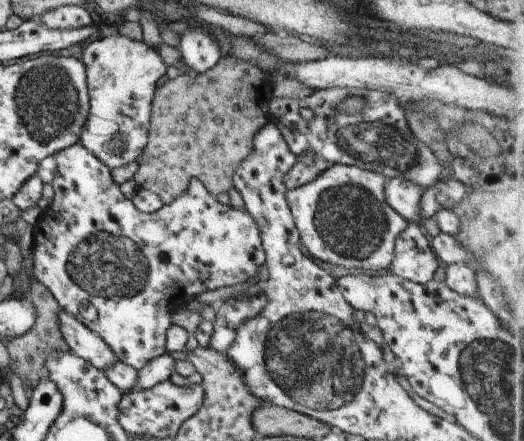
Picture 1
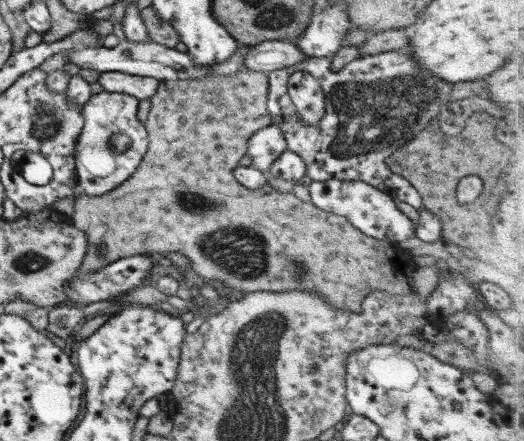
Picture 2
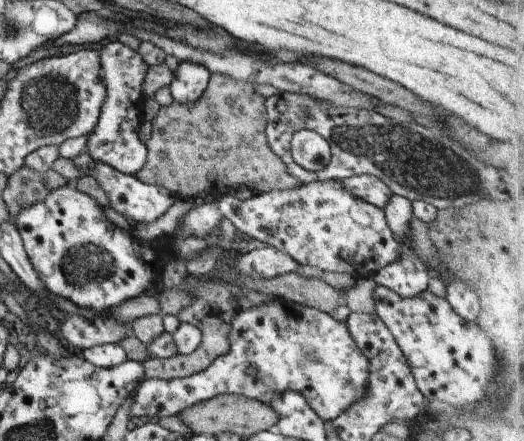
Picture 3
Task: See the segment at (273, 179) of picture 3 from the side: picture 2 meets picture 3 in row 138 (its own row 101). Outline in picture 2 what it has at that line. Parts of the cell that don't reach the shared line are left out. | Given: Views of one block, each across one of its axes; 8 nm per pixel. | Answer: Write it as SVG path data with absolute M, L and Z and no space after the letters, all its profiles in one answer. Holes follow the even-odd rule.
M247 70L236 72L236 74L228 74L227 76L205 76L203 78L191 78L185 80L162 80L157 85L157 90L149 97L149 111L147 113L144 124L148 145L146 153L143 155L139 166L133 171L131 176L123 181L119 186L113 190L106 192L99 197L89 197L80 195L73 203L73 215L70 216L72 225L82 232L86 238L86 249L83 255L83 260L79 268L74 272L74 276L90 272L90 270L97 270L102 266L107 266L110 262L115 262L120 258L125 258L133 255L139 255L145 252L179 252L186 256L191 262L190 266L194 271L204 280L221 282L222 287L231 289L231 294L235 296L243 295L245 293L269 291L269 292L283 292L290 290L303 289L305 291L313 291L321 298L324 298L333 308L339 307L346 311L358 312L362 298L373 291L388 292L392 295L409 295L414 293L414 288L411 285L411 274L415 270L412 255L407 251L400 250L397 244L387 240L377 240L365 236L361 231L353 228L346 221L346 218L341 216L326 213L324 210L318 209L313 204L301 202L295 198L291 192L281 192L272 189L269 185L264 184L257 190L249 190L241 186L232 175L232 168L237 166L239 158L246 154L246 144L248 138L257 130L267 125L272 124L271 117L266 109L266 100L268 93L268 80L265 71ZM217 210L217 252L213 248L213 224L215 220L211 220L211 216Z

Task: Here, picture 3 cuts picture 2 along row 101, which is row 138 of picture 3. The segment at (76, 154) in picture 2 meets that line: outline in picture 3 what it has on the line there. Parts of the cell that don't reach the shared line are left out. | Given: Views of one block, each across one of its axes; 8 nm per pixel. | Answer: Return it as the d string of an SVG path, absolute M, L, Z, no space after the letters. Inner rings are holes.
M119 41L108 42L99 51L100 83L105 88L105 100L99 108L99 114L93 130L86 135L84 152L92 162L103 162L117 172L134 175L145 164L146 148L137 138L133 122L142 120L144 94L141 82L145 77L147 65L135 50L121 44Z

